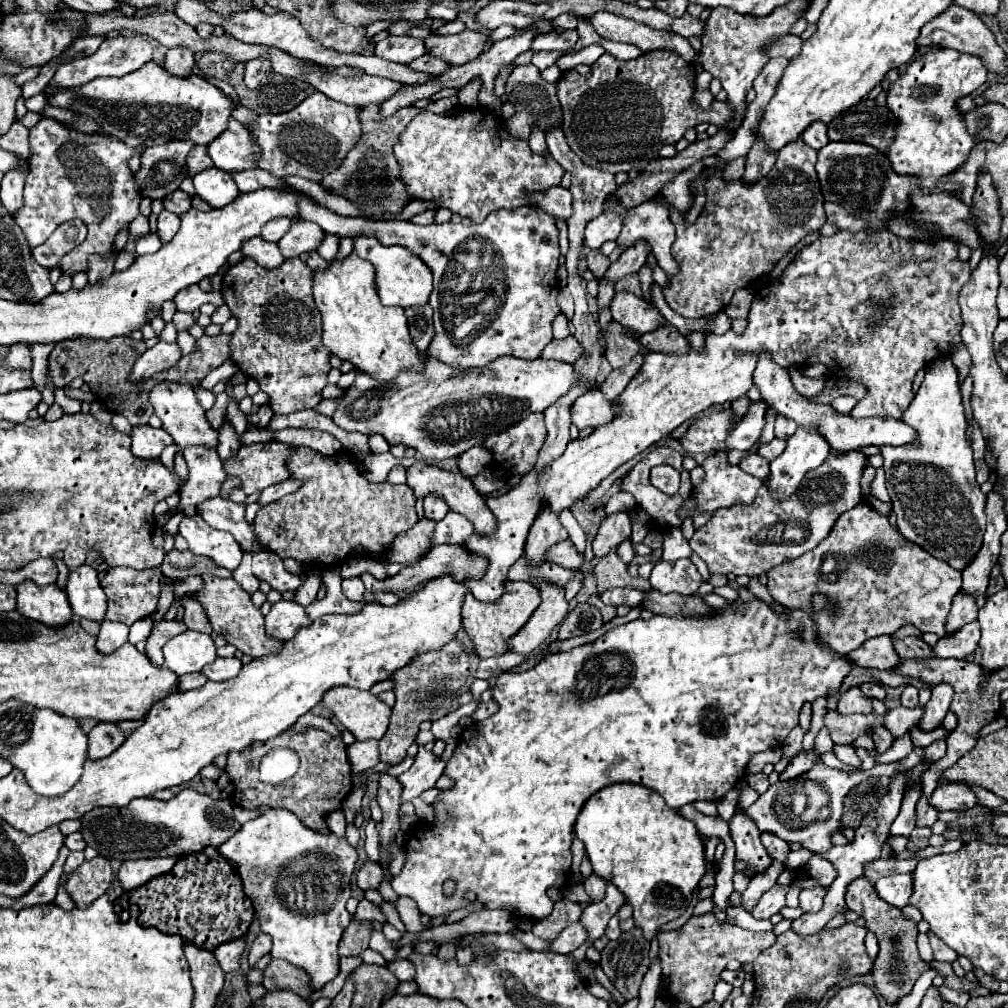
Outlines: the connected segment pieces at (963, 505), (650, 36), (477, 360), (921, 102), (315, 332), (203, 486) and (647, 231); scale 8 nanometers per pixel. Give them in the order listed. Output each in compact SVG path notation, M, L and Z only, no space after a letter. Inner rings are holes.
M943 357L943 359L937 359L933 363L929 363L929 367L925 367L925 379L919 387L919 391L915 393L915 399L911 401L909 409L903 413L903 419L907 425L911 425L917 433L919 433L919 439L915 443L909 443L909 445L901 445L901 447L881 447L881 455L885 459L885 477L887 477L887 491L891 495L891 503L893 503L893 513L897 517L897 529L901 531L901 535L913 543L917 543L919 547L923 547L929 555L935 555L937 559L943 559L947 561L953 569L965 569L965 565L975 557L975 553L979 551L981 543L983 543L983 533L985 533L985 495L981 493L977 481L975 481L975 465L973 465L973 457L971 457L971 447L965 439L965 429L967 429L967 419L965 419L965 409L963 409L963 401L961 401L961 391L959 391L959 373L953 365L953 361L949 357Z
M597 11L591 17L591 23L601 37L614 42L637 45L643 52L669 49L669 51L677 51L689 63L693 63L697 57L689 41L671 31L657 31L643 23L637 23L613 13L605 13L605 11Z
M251 169L233 175L237 187L243 193L257 191L261 187L277 187L277 191L293 191L301 199L297 207L301 207L301 219L317 223L325 233L333 233L339 237L357 237L357 235L373 235L385 245L405 245L417 257L421 257L433 273L433 293L429 305L433 307L433 325L435 337L427 349L427 355L437 357L443 363L453 367L485 367L499 355L515 355L523 359L537 359L543 347L553 339L551 321L561 313L557 305L557 267L559 267L559 231L555 227L555 219L545 215L545 211L537 207L519 207L513 211L499 209L487 215L487 219L479 225L463 225L463 223L431 223L431 225L415 225L411 221L373 221L367 217L343 217L327 207L319 205L303 191L283 183L269 171ZM467 275L475 277L475 283L457 293L461 285L467 283Z
M953 49L929 51L907 65L905 73L891 85L889 97L887 97L887 107L897 117L899 125L897 125L897 137L885 155L889 157L889 161L897 173L917 175L921 179L921 185L925 189L929 189L929 187L939 185L941 177L953 173L967 159L975 141L965 131L965 123L959 119L959 111L955 109L955 101L963 95L969 95L979 85L983 85L987 81L987 73L989 71L985 71L985 63L981 63L981 59L977 59L973 55L961 55L959 51L953 51Z
M245 257L237 265L231 265L223 277L223 299L231 313L239 319L239 327L231 335L229 343L233 361L247 377L257 379L261 391L271 397L271 409L275 415L289 415L301 409L313 409L321 401L321 389L327 385L331 353L321 343L321 315L311 295L311 275L313 271L299 257L285 259L285 263L273 271L267 271L265 267L259 267L255 259Z
M187 447L183 449L183 457L189 467L189 477L181 489L181 507L199 505L205 499L215 497L225 481L217 449L209 451L209 447Z
M609 195L609 199L603 203L603 213L615 213L615 215L621 215L621 219L623 219L623 231L621 231L621 235L617 237L617 243L619 243L619 247L621 249L627 249L627 247L631 247L635 241L639 241L639 239L645 239L649 245L651 245L651 249L653 249L653 253L655 253L655 257L657 257L657 261L659 261L659 267L665 271L665 273L669 273L669 275L673 275L673 273L677 273L677 263L673 261L673 257L671 257L671 245L673 245L673 239L675 239L675 227L673 227L673 223L669 221L669 211L667 211L667 207L663 207L663 205L657 205L657 203L641 203L641 207L621 207L621 203L617 203L615 199L613 199L613 195Z

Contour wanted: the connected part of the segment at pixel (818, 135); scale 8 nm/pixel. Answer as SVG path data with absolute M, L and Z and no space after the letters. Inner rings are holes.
M819 121L817 123L811 123L803 133L801 133L801 139L813 147L815 151L819 151L823 145L829 143L829 137L827 137L827 125L821 125Z

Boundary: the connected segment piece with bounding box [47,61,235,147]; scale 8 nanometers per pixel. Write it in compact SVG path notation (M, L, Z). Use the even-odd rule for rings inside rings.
M153 61L123 77L101 77L85 83L85 87L73 87L73 91L57 91L47 103L97 119L97 125L107 135L131 147L153 147L171 139L191 139L197 145L209 145L225 131L231 111L235 109L235 101L207 79L199 75L187 79L173 77Z

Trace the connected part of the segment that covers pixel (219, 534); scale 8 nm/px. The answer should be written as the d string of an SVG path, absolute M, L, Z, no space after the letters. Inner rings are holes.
M199 515L183 517L179 533L187 539L189 551L193 551L195 555L211 557L219 567L233 571L241 563L243 551L233 535L225 531L215 531Z

